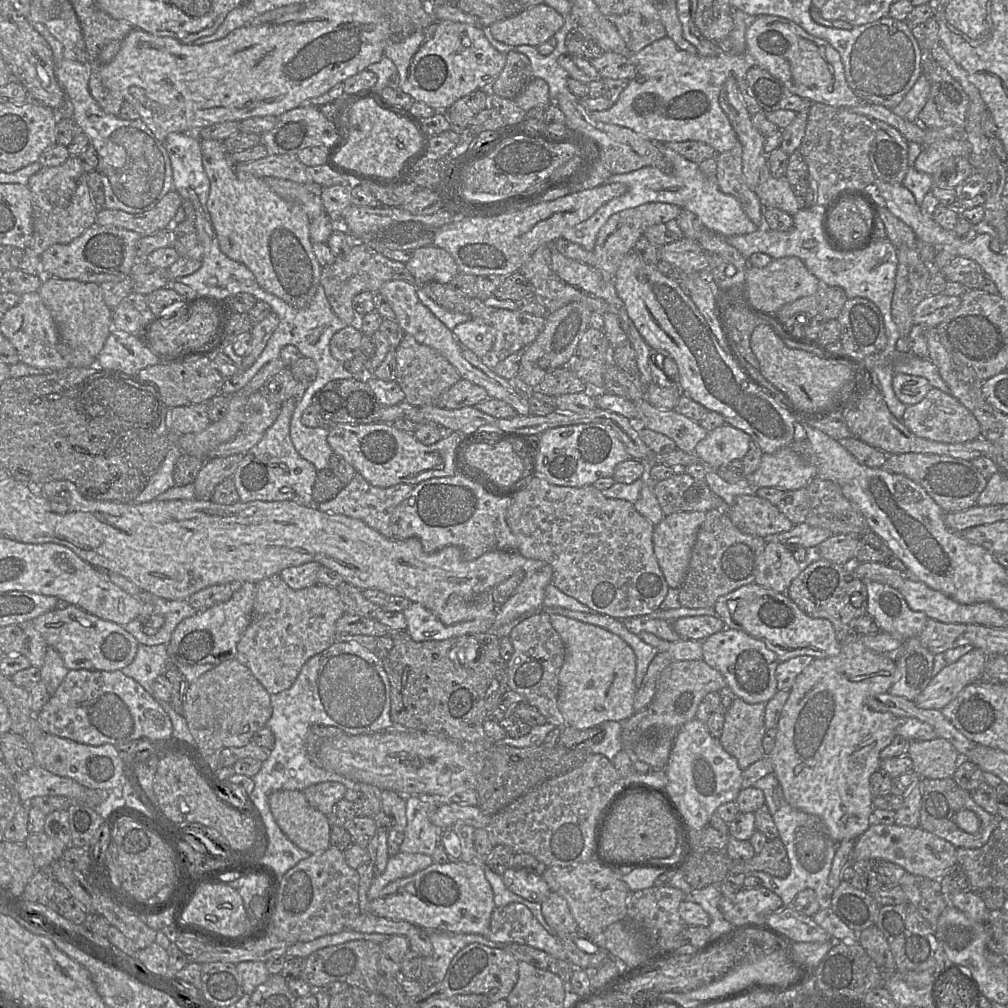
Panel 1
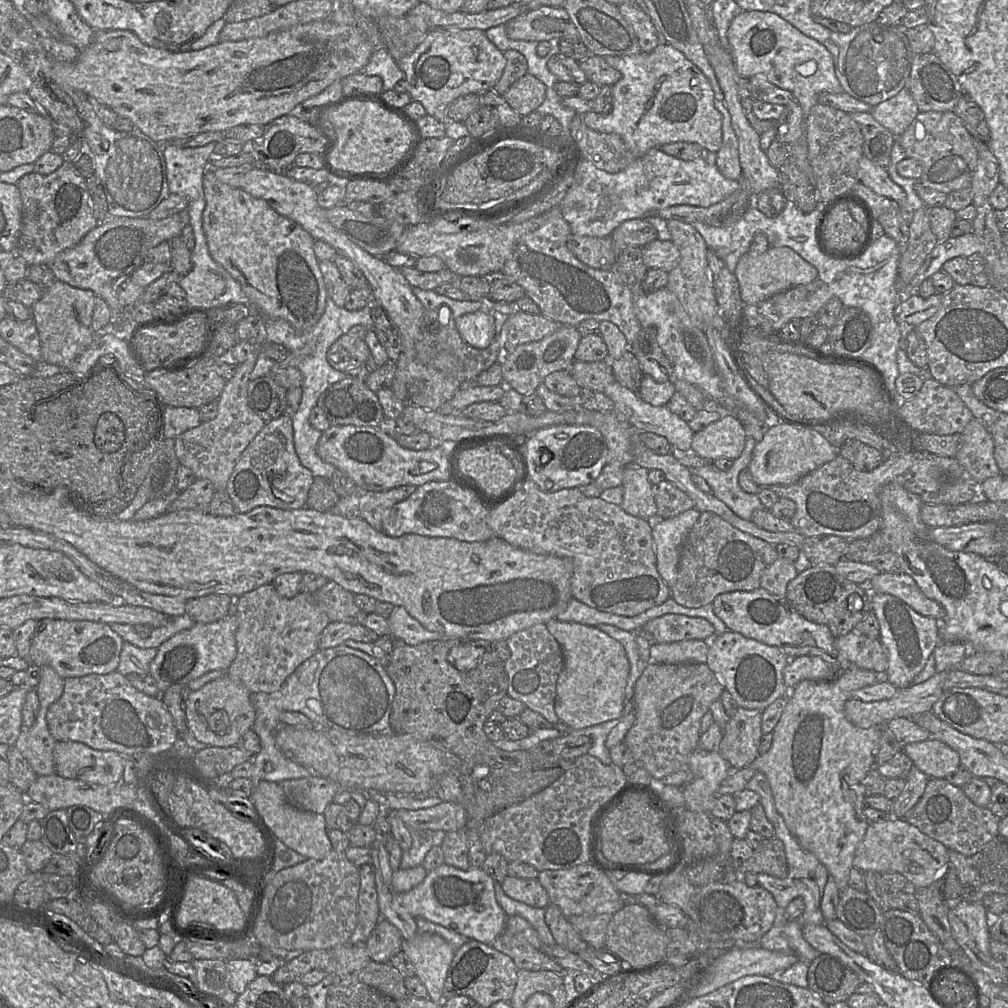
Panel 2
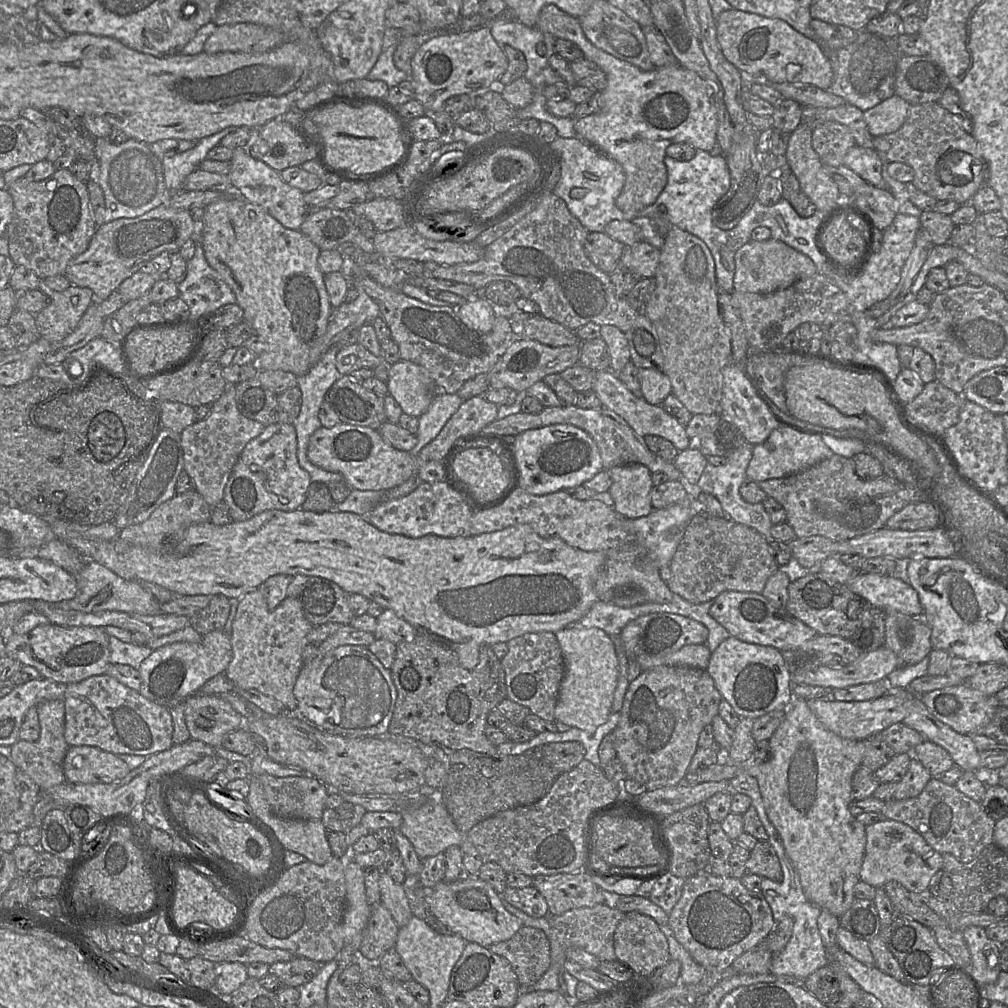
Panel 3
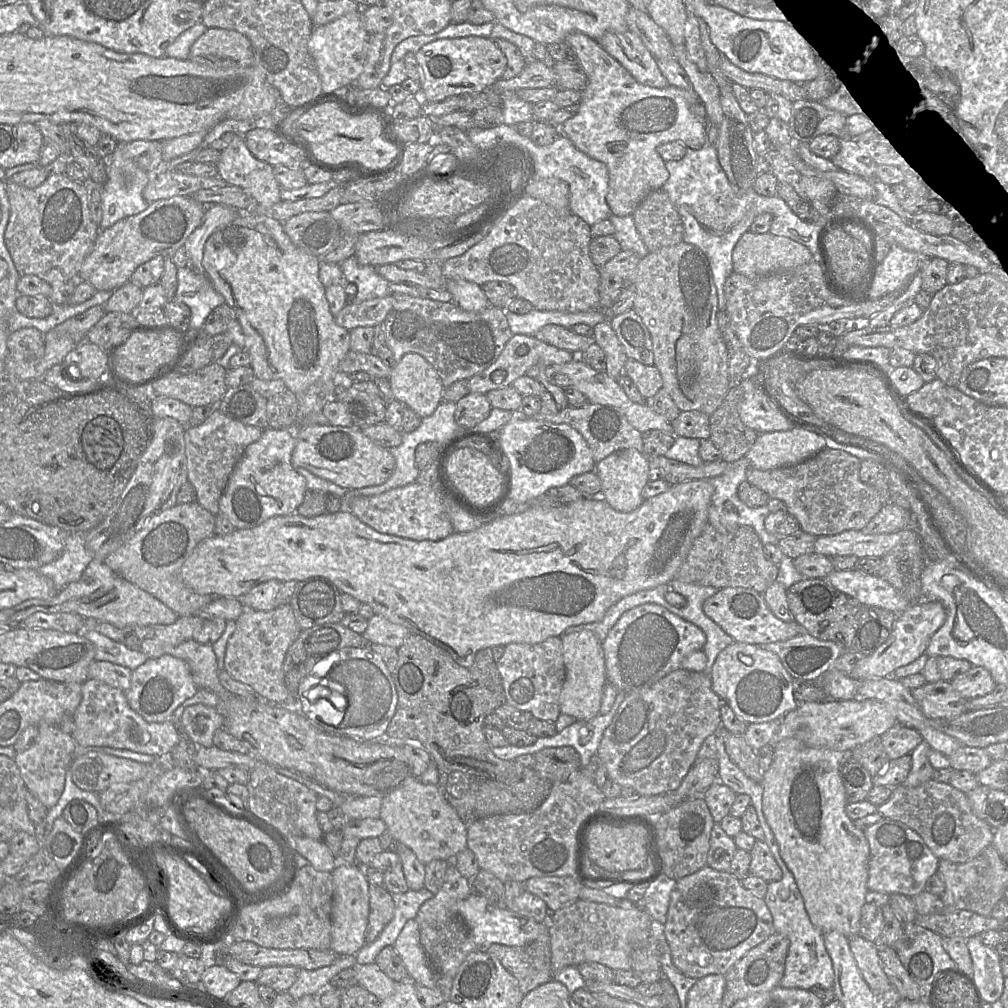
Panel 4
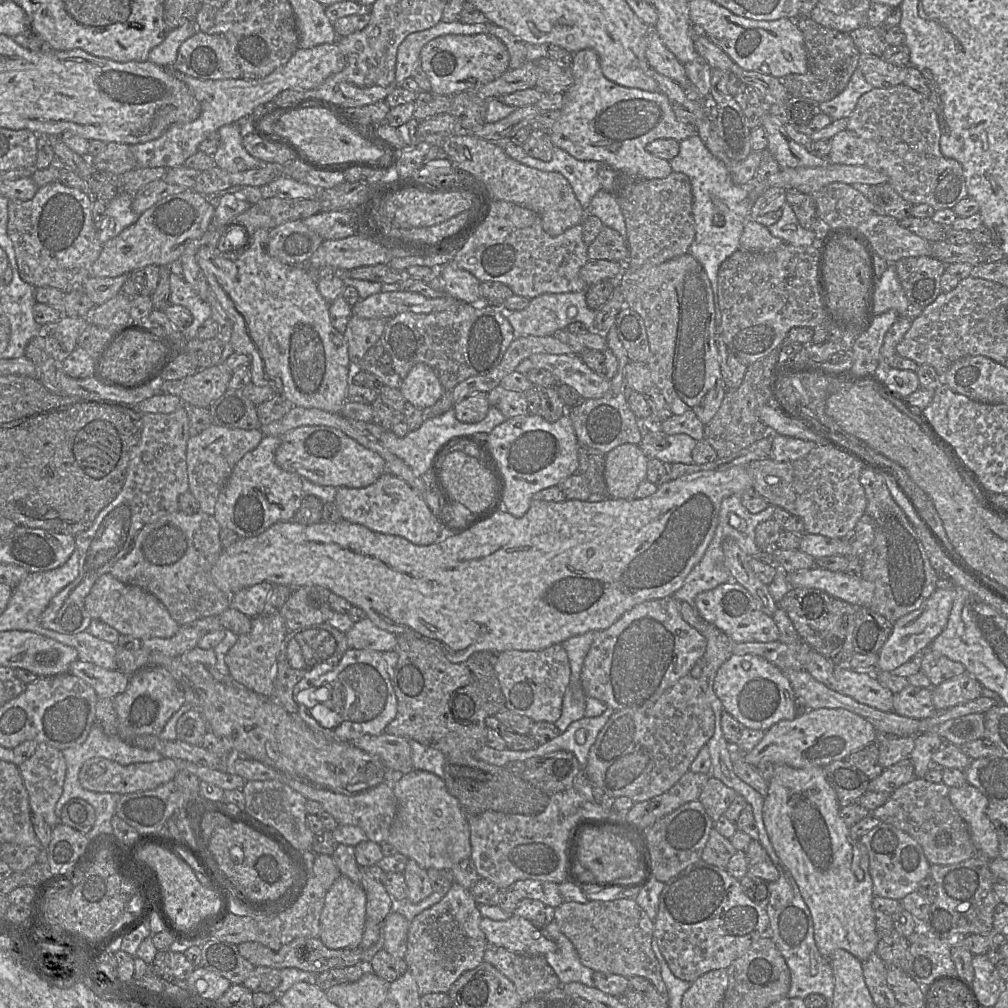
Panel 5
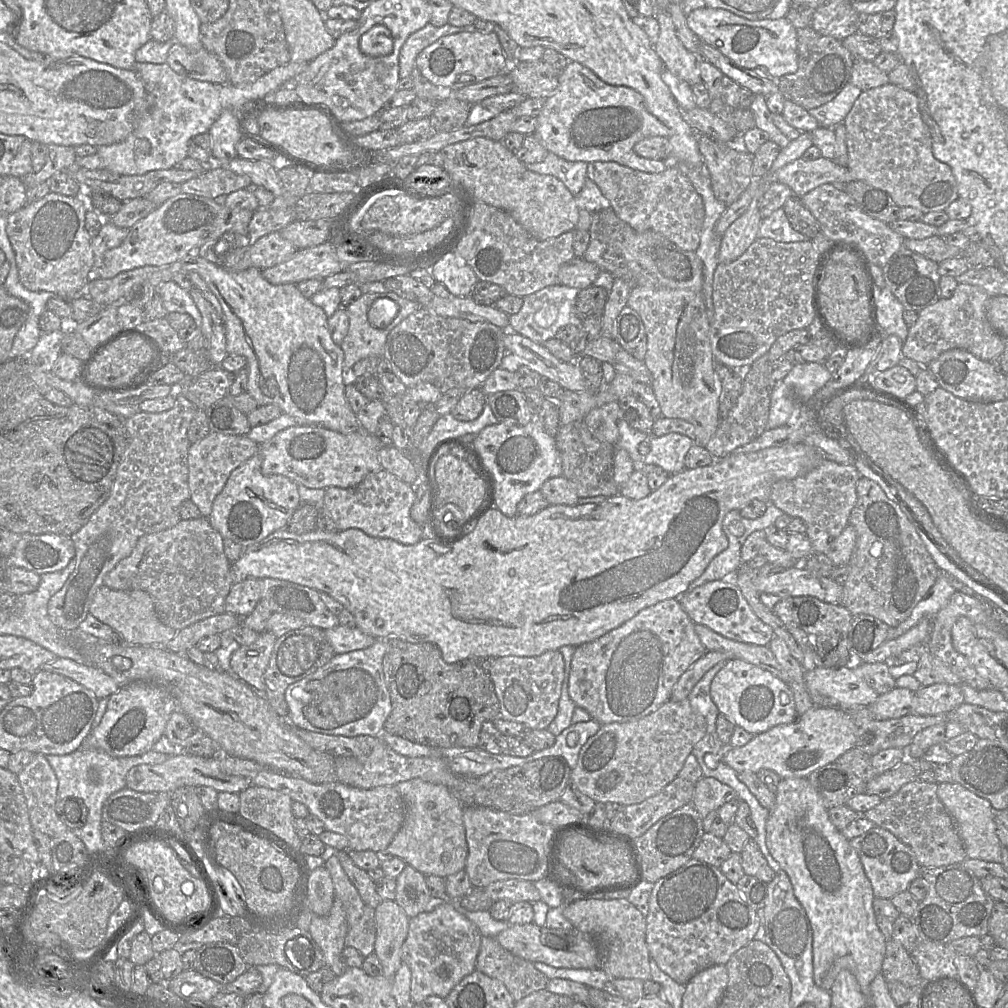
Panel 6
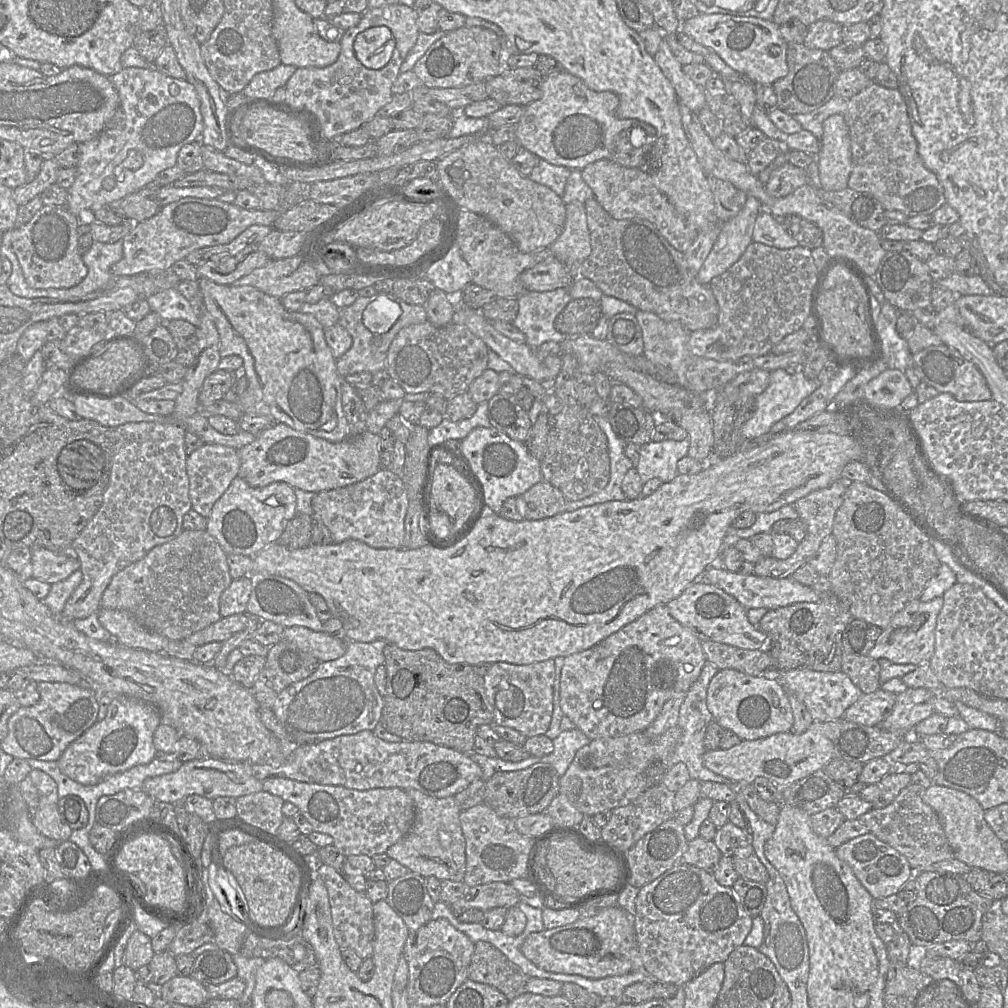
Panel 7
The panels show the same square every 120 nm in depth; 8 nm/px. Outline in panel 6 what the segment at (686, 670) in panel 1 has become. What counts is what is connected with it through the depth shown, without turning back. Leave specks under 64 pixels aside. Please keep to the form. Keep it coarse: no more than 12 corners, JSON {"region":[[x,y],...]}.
{"region":[[687,698],[603,724],[570,783],[624,806],[678,777],[705,736]]}

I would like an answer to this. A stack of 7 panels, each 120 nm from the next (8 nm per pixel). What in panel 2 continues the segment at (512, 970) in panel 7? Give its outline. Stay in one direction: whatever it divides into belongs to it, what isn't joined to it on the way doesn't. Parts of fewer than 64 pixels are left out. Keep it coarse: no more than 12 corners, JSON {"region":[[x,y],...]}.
{"region":[[501,933],[491,945],[519,969],[565,970],[522,935]]}

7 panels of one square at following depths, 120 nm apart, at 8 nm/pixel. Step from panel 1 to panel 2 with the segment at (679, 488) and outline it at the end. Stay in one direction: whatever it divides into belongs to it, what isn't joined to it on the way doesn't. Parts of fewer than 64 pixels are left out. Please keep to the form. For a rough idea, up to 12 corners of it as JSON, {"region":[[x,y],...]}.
{"region":[[667,480],[652,485],[660,519],[695,507],[686,493]]}

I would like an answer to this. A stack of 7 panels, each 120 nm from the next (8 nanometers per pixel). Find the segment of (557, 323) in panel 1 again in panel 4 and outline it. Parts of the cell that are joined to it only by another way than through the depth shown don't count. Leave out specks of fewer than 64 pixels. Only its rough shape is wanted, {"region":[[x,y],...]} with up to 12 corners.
{"region":[[514,334],[492,365],[468,379],[471,393],[512,385],[534,365],[578,354]]}

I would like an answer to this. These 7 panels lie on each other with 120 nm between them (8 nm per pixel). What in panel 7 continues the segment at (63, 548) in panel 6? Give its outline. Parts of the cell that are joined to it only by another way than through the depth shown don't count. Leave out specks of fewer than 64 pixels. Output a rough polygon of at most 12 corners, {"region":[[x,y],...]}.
{"region":[[70,545],[31,549],[32,577],[53,584],[80,570]]}

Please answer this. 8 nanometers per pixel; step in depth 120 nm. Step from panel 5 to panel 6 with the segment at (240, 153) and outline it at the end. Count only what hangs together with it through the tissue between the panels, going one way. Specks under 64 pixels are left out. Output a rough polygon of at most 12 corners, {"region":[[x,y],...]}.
{"region":[[224,109],[208,133],[212,160],[238,157],[242,137],[236,111]]}

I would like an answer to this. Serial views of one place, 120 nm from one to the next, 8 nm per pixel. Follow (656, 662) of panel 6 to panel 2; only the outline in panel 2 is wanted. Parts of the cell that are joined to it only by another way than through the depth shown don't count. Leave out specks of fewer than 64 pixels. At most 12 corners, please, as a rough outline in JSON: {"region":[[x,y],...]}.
{"region":[[680,614],[654,618],[642,627],[652,642],[708,641],[706,619]]}

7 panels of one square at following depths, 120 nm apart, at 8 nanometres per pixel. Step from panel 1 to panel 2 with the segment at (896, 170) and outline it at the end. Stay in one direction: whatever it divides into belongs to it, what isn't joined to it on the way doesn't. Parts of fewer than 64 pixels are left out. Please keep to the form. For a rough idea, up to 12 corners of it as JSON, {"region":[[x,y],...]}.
{"region":[[871,113],[849,115],[863,156],[887,170],[897,138]]}

